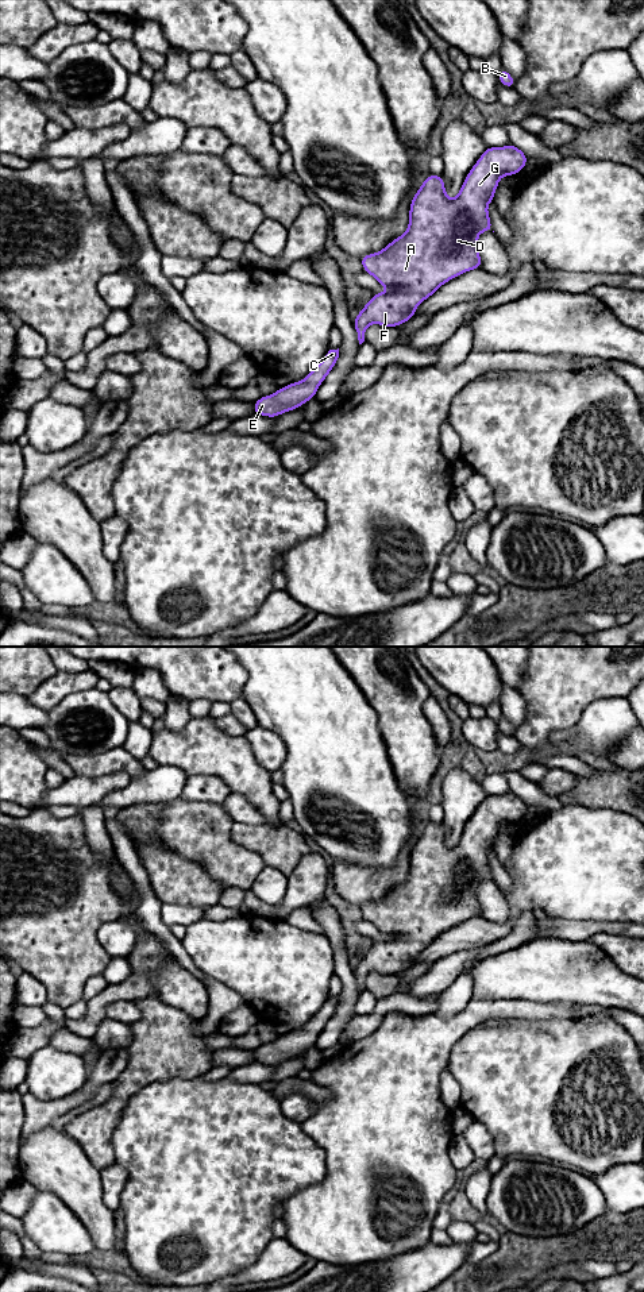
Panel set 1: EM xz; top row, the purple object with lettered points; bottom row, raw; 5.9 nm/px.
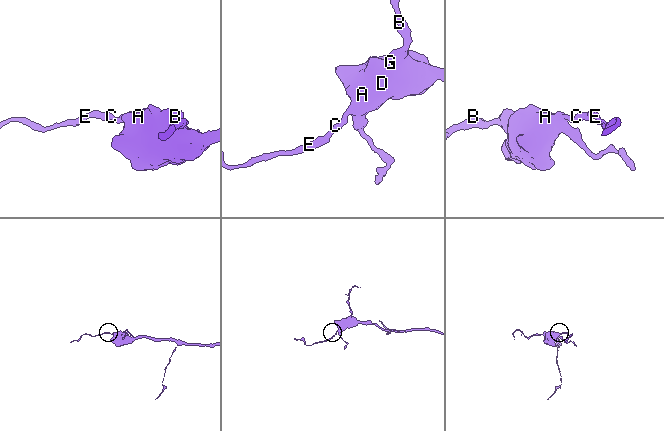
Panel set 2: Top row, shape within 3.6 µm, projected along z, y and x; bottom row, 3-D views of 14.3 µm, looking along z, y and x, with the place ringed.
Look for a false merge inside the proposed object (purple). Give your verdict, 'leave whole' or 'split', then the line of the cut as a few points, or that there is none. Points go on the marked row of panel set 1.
leave whole; cut none

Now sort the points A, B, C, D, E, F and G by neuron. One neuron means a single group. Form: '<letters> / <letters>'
A B C D E F G

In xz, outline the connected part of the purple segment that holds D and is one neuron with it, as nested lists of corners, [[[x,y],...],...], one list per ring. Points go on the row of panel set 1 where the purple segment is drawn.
[[[513,144],[487,147],[466,176],[460,192],[454,200],[446,193],[443,176],[428,174],[410,203],[406,232],[383,250],[360,257],[363,270],[390,290],[374,293],[354,319],[359,344],[365,342],[365,331],[370,324],[401,325],[414,317],[416,308],[441,285],[468,270],[482,267],[478,235],[493,231],[487,204],[494,203],[494,193],[501,177],[516,176],[527,162],[527,155]]]

